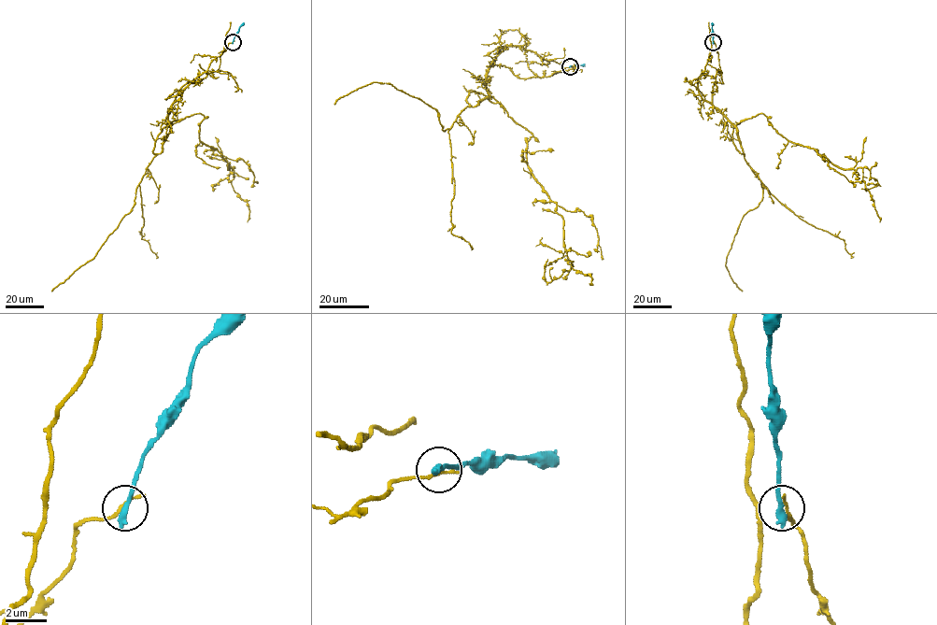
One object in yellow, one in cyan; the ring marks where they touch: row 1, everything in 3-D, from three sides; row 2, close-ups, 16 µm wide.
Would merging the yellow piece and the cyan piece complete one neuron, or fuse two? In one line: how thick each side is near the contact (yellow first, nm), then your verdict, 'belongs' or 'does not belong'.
calibres 170 and 380 nm; does not belong

